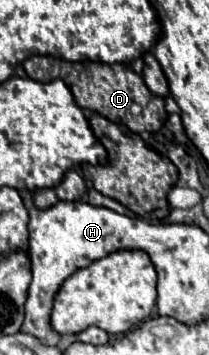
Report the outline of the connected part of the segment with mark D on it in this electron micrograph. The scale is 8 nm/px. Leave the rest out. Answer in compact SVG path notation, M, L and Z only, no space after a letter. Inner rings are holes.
M33 55L23 63L23 69L31 79L37 79L37 81L63 79L65 85L71 89L79 107L99 113L113 123L123 123L133 133L159 131L165 123L165 119L163 119L165 99L157 97L153 93L149 97L149 89L143 83L141 75L137 75L129 65L123 65L123 63L107 65L107 63L93 63L93 61L71 63L71 61L63 61L63 59L49 57L49 55L45 55L45 57ZM113 71L127 71L127 73L113 73Z

